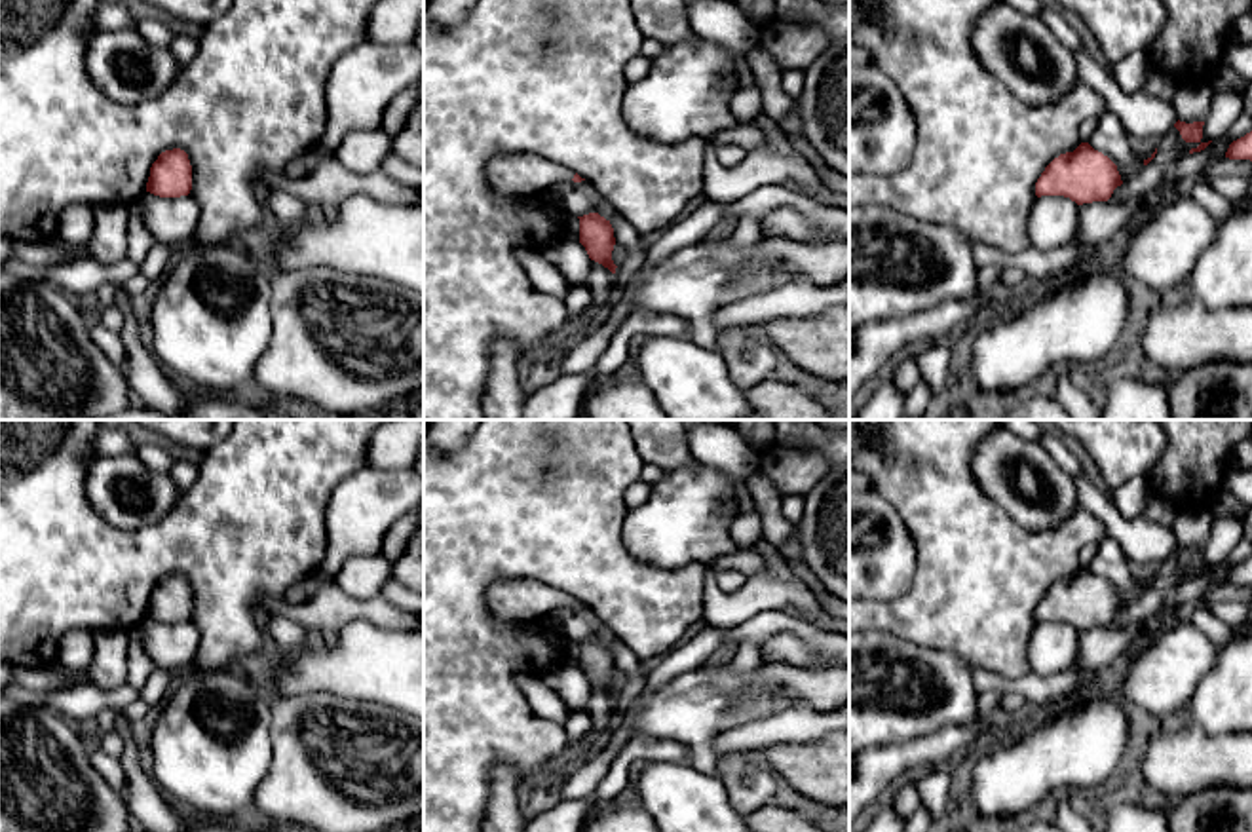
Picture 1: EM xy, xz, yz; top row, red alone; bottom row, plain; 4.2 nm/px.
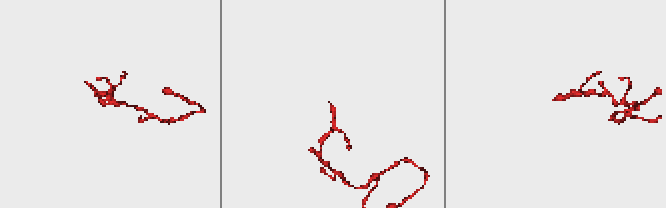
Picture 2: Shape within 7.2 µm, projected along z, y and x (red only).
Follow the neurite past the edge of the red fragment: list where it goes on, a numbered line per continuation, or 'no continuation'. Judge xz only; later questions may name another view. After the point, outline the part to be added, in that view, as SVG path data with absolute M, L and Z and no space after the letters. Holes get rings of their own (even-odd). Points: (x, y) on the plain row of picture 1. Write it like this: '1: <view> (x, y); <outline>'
1: xz (510, 601); M500 579L488 587L488 608L502 627L543 617L557 608L572 606L574 596L534 579Z

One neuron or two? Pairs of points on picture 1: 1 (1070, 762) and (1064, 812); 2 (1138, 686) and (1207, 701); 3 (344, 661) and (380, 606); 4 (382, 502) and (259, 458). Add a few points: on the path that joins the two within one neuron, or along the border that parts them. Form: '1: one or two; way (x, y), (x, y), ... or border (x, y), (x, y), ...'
1: two; border (1068, 793), (1057, 796)
2: two; border (1216, 660), (1216, 665), (1188, 701)
3: two; border (403, 629), (380, 629), (352, 620), (335, 635)
4: two; border (367, 466), (350, 473), (331, 494), (327, 529)

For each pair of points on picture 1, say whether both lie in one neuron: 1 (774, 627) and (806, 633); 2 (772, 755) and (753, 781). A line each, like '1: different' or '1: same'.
1: same
2: different

